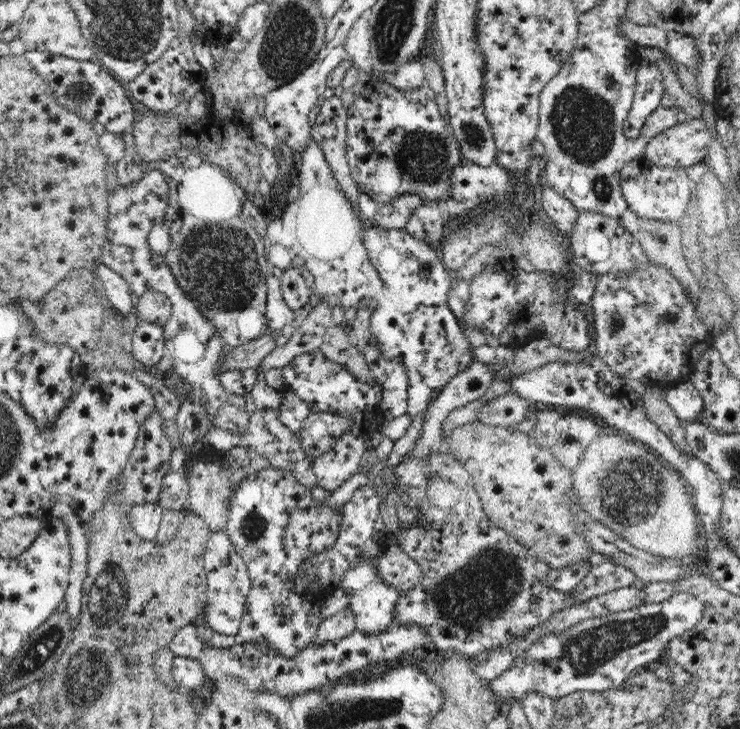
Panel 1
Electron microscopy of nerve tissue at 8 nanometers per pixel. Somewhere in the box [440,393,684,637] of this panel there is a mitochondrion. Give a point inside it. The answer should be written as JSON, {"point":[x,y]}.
{"point":[635,489]}

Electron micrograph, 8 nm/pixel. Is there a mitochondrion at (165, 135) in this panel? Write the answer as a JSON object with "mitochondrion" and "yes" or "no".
{"mitochondrion":"no"}

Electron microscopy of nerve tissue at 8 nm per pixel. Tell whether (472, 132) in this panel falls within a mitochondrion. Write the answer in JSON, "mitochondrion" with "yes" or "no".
{"mitochondrion":"yes"}

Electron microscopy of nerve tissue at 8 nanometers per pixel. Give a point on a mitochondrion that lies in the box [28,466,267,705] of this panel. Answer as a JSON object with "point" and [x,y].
{"point":[109,592]}

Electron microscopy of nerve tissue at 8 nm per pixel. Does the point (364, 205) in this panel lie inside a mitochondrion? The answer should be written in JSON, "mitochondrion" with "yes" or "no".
{"mitochondrion":"no"}

